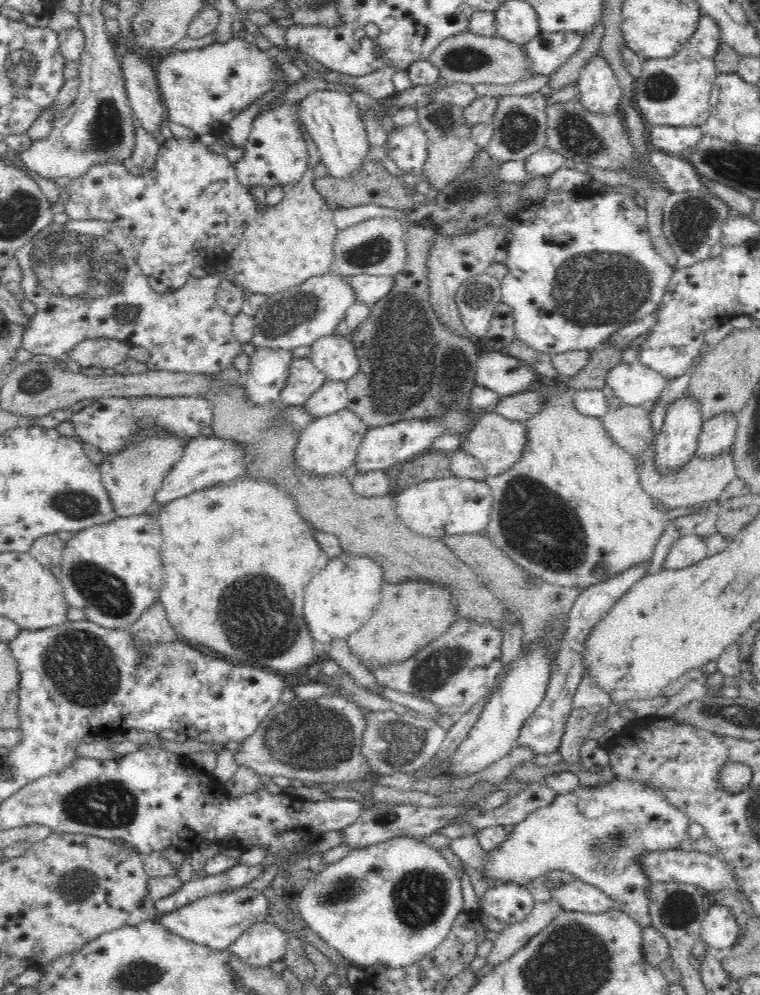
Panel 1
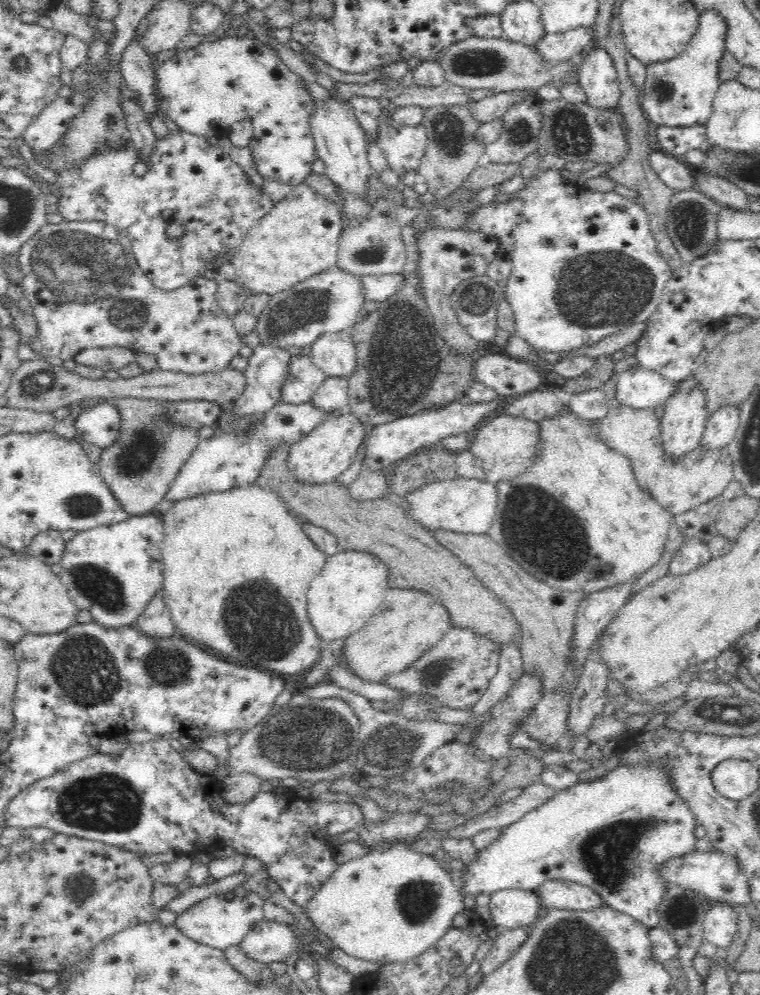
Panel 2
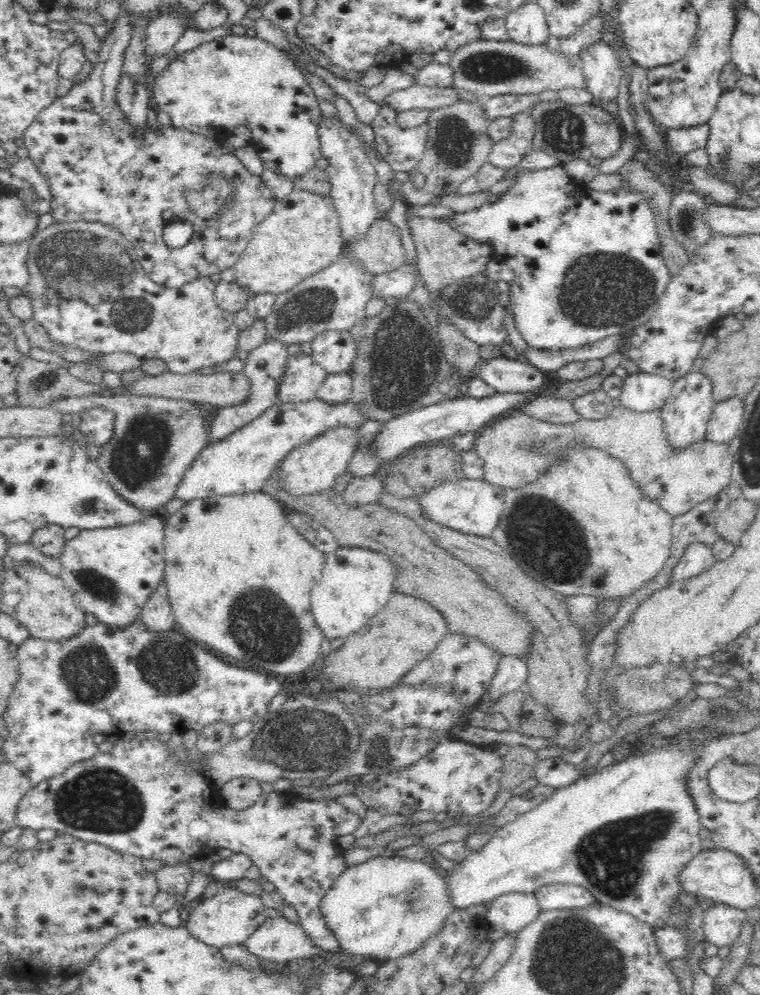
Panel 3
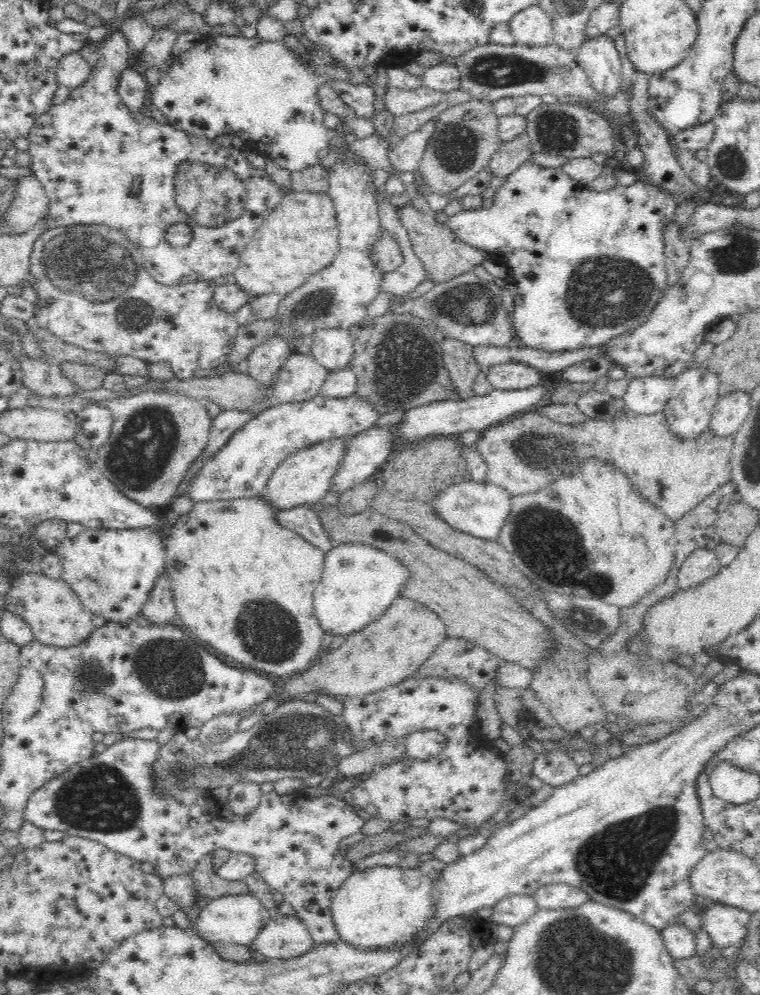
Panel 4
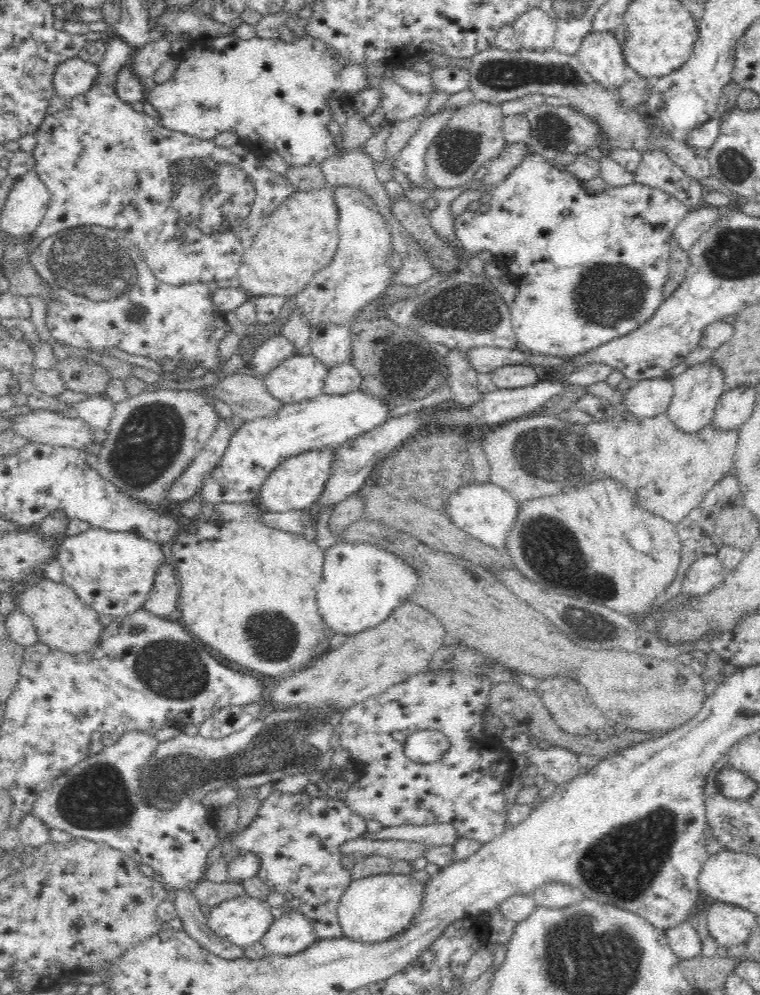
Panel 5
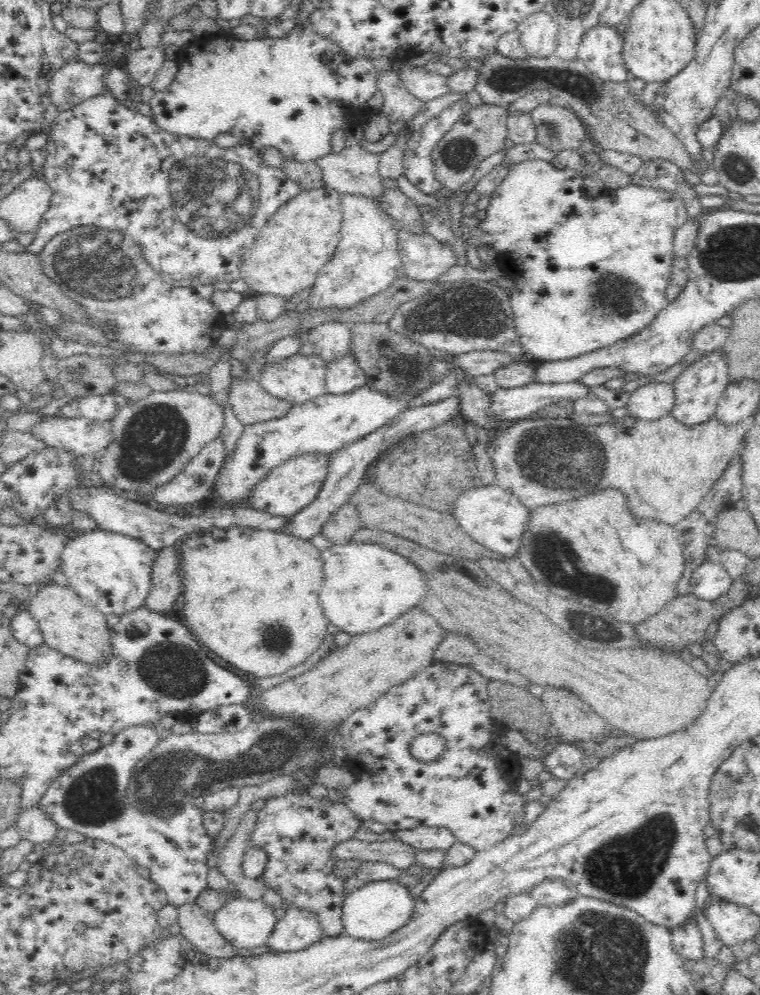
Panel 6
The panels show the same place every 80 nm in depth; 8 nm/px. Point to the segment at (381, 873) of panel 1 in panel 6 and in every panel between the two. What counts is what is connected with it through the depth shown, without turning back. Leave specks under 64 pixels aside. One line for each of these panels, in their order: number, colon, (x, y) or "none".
2: (388, 907)
3: (384, 908)
4: (385, 907)
5: (372, 909)
6: (370, 913)

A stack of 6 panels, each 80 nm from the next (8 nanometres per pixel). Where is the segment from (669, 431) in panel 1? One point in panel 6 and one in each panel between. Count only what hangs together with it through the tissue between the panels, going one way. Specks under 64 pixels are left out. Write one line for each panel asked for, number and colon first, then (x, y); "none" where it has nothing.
2: (684, 418)
3: (686, 412)
4: (695, 392)
5: (696, 392)
6: (698, 389)

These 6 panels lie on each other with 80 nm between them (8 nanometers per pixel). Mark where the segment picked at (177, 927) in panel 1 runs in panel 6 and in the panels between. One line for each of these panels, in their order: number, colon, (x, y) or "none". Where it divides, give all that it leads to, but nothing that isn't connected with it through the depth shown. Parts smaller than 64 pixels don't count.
2: (222, 920)
3: (230, 917)
4: (236, 918)
5: (243, 920)
6: (246, 924)

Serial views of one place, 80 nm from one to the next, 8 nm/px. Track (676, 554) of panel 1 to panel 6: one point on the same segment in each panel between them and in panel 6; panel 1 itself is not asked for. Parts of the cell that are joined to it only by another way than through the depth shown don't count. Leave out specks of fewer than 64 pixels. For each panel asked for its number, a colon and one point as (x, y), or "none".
2: (693, 553)
3: (699, 558)
4: (703, 564)
5: (707, 574)
6: (710, 581)

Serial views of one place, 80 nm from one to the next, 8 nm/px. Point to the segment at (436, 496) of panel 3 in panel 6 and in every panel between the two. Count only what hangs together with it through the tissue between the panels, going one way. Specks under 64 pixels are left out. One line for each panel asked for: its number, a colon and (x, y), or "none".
4: (478, 508)
5: (487, 512)
6: (492, 516)

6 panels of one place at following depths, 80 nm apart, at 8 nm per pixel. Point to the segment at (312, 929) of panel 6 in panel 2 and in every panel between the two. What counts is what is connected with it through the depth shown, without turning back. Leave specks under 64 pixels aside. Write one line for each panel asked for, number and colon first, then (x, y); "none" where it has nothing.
2: (269, 941)
3: (278, 939)
4: (285, 936)
5: (292, 932)

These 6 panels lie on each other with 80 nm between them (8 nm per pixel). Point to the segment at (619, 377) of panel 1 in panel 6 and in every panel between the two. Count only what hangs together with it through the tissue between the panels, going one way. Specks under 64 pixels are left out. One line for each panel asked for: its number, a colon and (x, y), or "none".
2: (638, 388)
3: (641, 392)
4: (649, 395)
5: (647, 398)
6: (655, 400)

